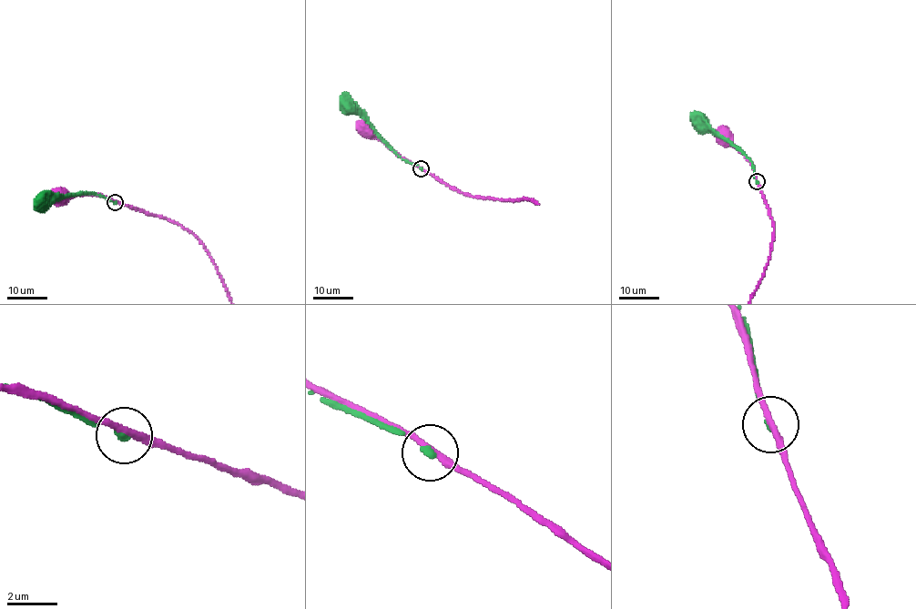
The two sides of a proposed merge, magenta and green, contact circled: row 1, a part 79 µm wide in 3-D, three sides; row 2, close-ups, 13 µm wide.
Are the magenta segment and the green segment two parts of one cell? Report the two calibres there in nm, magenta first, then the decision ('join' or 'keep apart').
240/200 nm | keep apart

